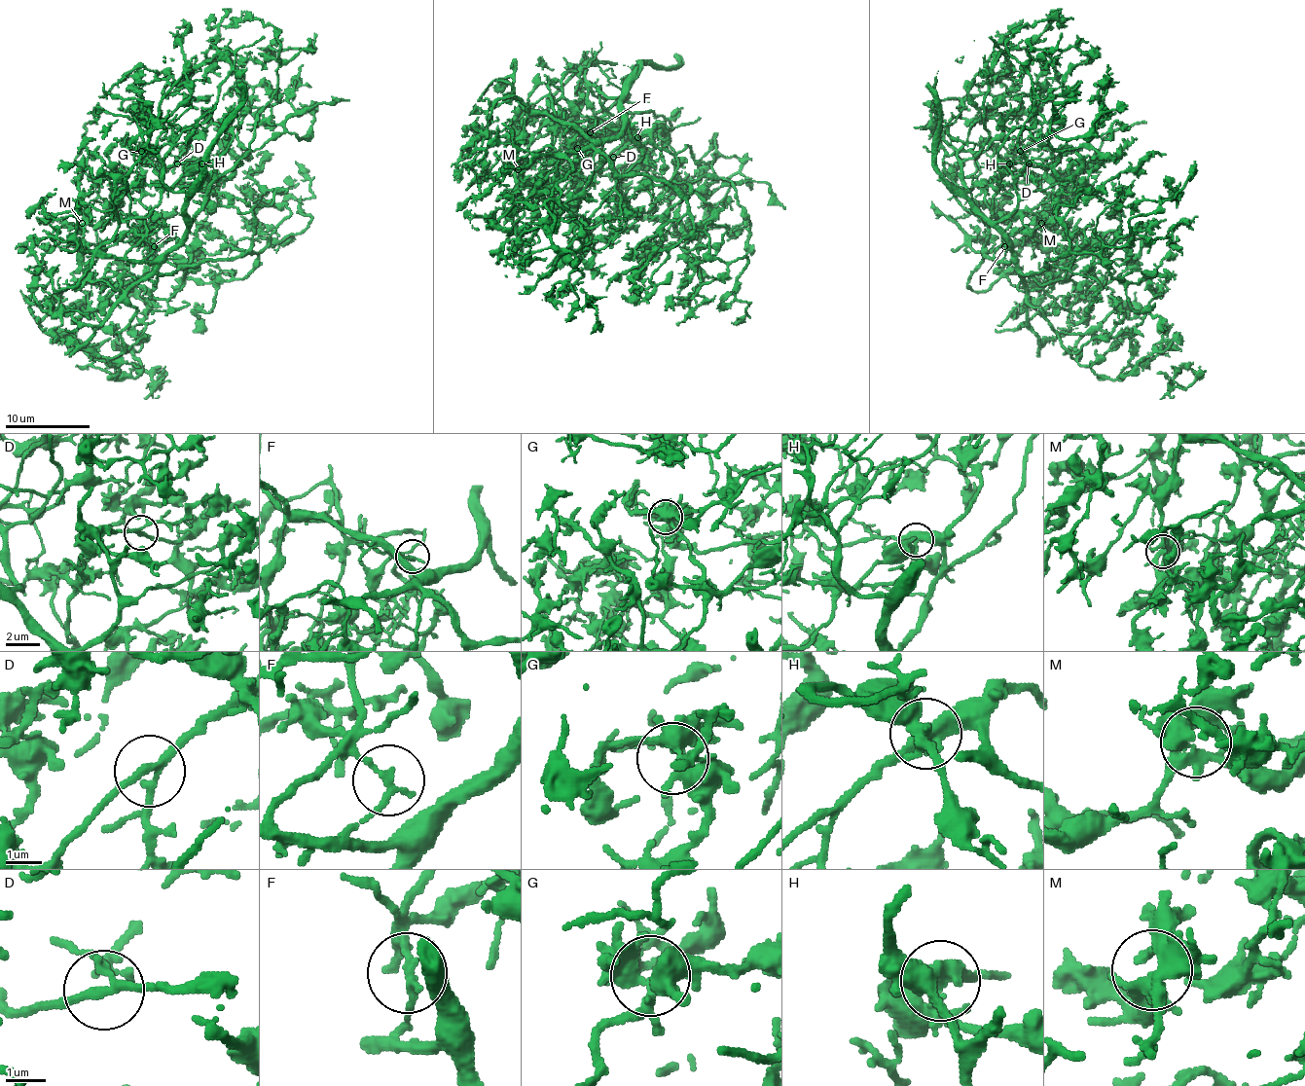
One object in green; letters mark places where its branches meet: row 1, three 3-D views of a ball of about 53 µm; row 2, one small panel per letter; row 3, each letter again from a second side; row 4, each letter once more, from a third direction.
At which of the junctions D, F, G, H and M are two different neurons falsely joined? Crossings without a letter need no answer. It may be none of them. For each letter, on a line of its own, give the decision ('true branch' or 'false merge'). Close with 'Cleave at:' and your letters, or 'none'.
D: true branch
F: false merge
G: true branch
H: false merge
M: true branch
Cleave at: F, H

